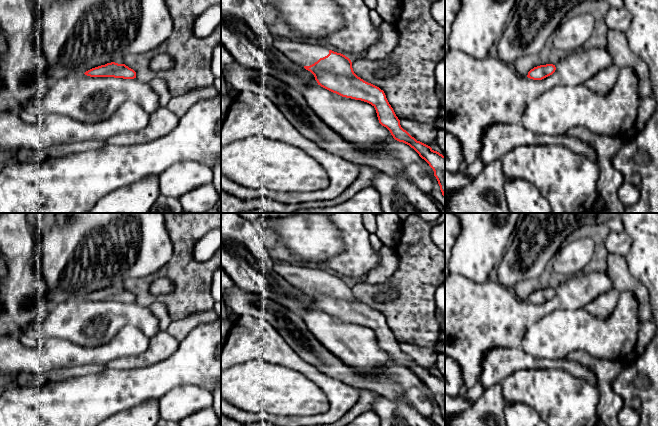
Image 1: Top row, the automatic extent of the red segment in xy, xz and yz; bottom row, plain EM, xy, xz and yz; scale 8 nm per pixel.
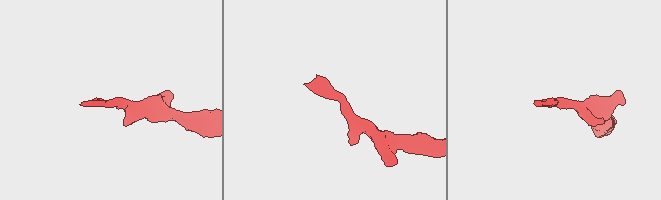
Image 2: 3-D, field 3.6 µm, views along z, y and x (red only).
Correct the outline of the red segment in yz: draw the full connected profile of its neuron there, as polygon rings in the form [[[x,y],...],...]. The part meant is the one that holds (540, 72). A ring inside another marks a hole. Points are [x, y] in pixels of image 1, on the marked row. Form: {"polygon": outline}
{"polygon": [[[546,64],[534,67],[528,72],[527,77],[533,80],[542,80],[550,75],[552,75],[556,70],[555,65]]]}

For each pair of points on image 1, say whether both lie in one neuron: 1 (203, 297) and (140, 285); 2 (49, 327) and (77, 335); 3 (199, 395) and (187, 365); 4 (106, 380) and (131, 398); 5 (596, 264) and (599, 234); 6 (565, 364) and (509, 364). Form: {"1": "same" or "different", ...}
{"1": "same", "2": "same", "3": "different", "4": "same", "5": "same", "6": "same"}

